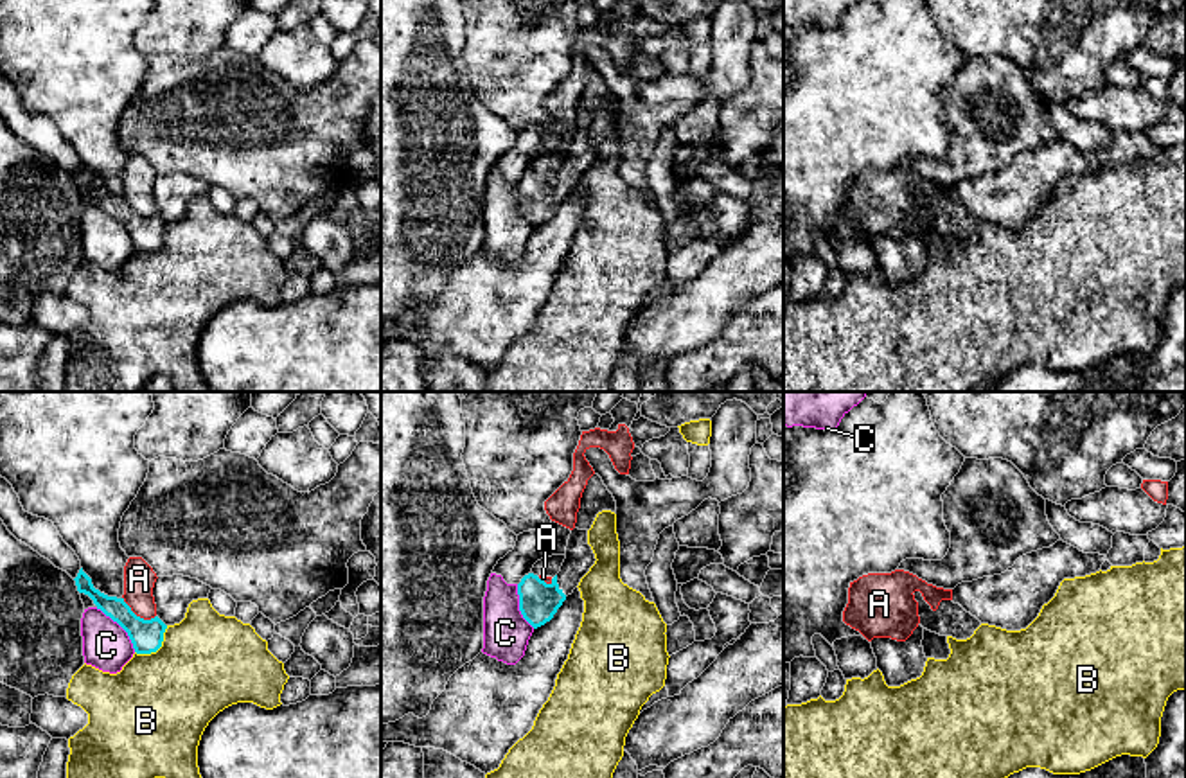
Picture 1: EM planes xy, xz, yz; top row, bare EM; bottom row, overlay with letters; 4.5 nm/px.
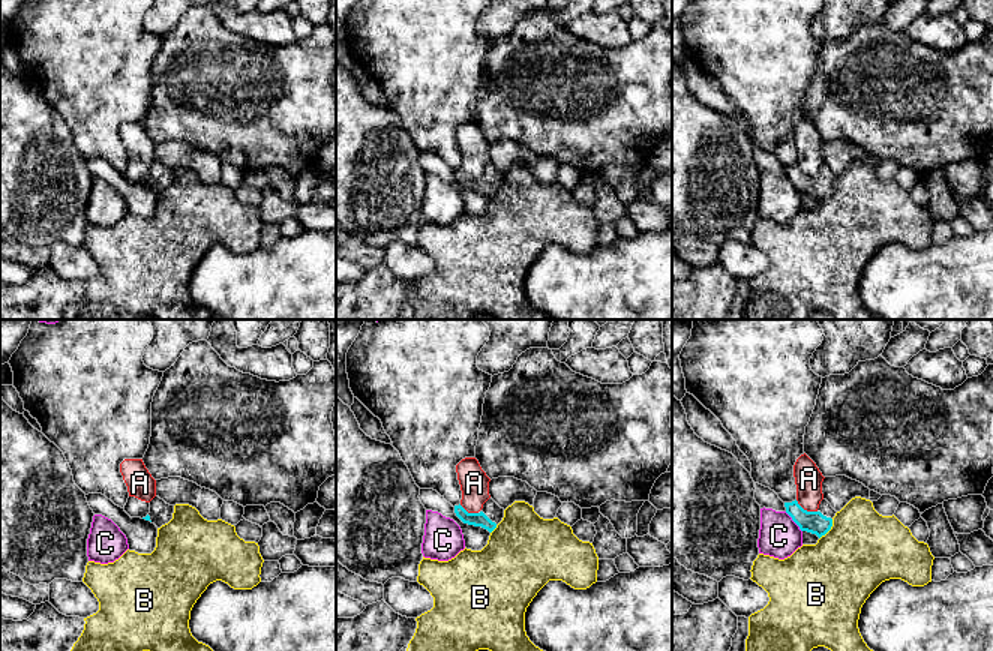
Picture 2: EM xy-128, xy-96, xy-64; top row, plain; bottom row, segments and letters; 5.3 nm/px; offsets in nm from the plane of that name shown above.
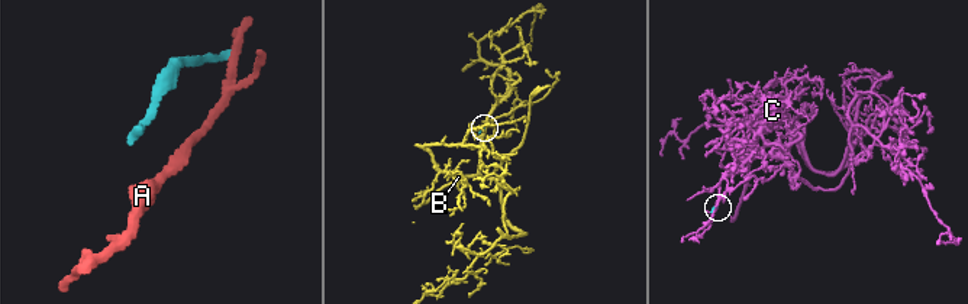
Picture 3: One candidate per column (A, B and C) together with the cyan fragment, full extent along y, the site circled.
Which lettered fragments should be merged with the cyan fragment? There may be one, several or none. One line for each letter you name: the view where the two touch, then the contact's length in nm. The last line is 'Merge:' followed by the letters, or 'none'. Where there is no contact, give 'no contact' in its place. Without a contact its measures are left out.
Merge: none

